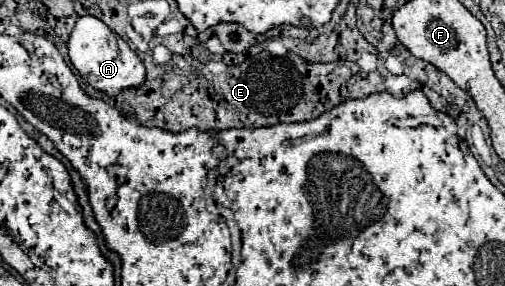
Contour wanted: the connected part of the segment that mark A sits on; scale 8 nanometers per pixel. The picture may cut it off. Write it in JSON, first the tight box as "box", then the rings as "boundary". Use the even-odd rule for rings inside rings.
{"box":[69,16,145,96],"boundary":[[[81,16],[69,36],[69,60],[77,72],[97,90],[113,96],[125,88],[139,86],[145,80],[145,66],[129,44],[95,16]],[[113,38],[113,40],[111,40]]]}

